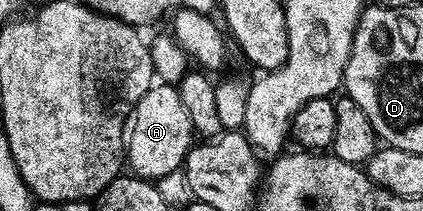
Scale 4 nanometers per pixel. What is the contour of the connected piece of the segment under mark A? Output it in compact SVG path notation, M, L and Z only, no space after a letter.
M152 84L135 106L125 134L125 162L129 170L131 166L130 173L148 180L167 178L187 161L192 145L189 112L185 112L185 104L181 104L178 89L171 84Z

